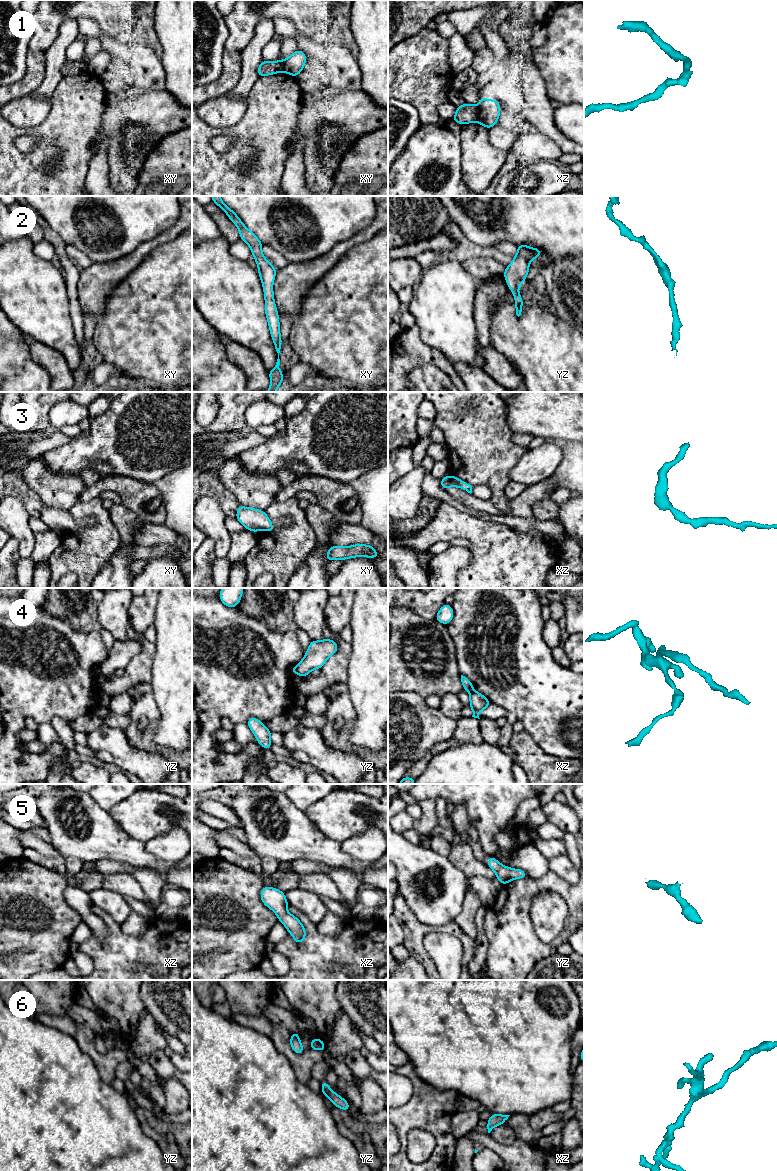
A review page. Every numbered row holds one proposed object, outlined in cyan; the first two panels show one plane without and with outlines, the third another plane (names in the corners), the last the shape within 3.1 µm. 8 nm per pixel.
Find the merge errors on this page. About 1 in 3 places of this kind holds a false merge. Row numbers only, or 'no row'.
1, 4

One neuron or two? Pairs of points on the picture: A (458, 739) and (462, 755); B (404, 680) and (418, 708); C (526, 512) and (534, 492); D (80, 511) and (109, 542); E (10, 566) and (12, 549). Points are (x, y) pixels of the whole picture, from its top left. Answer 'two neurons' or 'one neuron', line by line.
A: two neurons
B: two neurons
C: one neuron
D: one neuron
E: one neuron

